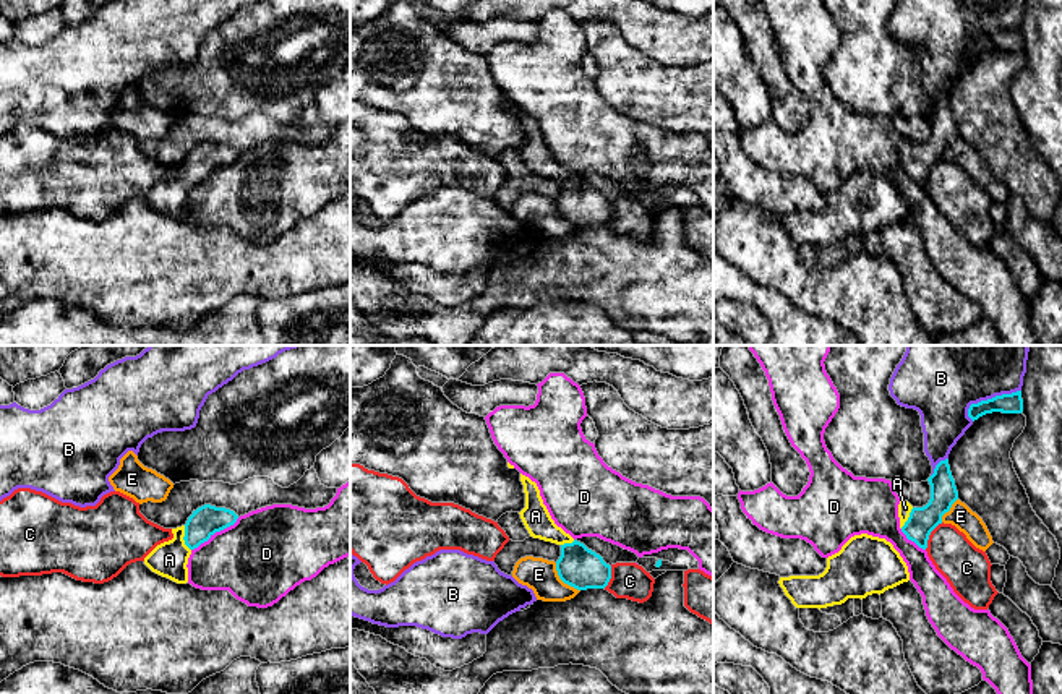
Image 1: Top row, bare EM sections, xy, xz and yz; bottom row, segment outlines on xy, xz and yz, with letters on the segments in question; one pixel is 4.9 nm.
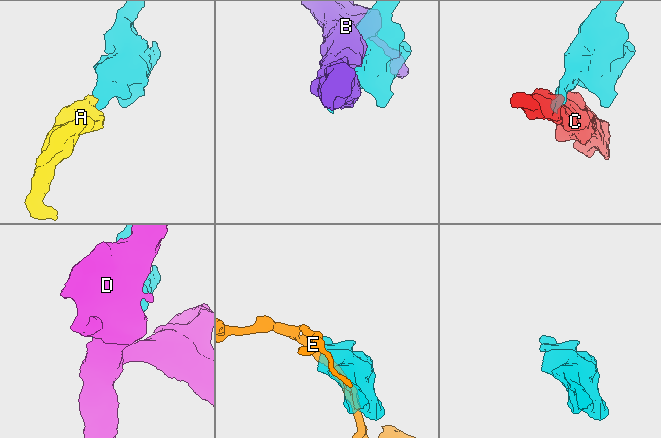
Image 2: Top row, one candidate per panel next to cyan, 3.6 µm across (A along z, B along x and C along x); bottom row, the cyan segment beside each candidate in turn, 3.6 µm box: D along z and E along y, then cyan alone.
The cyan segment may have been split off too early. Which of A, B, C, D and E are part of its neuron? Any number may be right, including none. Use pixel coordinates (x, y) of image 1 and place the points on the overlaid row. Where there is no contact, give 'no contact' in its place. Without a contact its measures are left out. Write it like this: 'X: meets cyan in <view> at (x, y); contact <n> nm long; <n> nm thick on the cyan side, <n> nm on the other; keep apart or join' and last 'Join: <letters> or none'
A: meets cyan in xy at (184, 539); contact 130 nm long; 150 nm thick on the cyan side, 180 nm on the other; join
B: meets cyan in yz at (989, 399); contact 300 nm long; 100 nm thick on the cyan side, 480 nm on the other; keep apart
C: meets cyan in yz at (929, 534); contact 160 nm long; 140 nm thick on the cyan side, 220 nm on the other; keep apart
D: meets cyan in xy at (214, 532); contact 280 nm long; 150 nm thick on the cyan side, 420 nm on the other; keep apart
E: meets cyan in xz at (563, 581); contact 190 nm long; 200 nm thick on the cyan side, 160 nm on the other; keep apart
Join: A

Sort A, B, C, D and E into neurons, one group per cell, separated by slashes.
A / B / C / D / E

